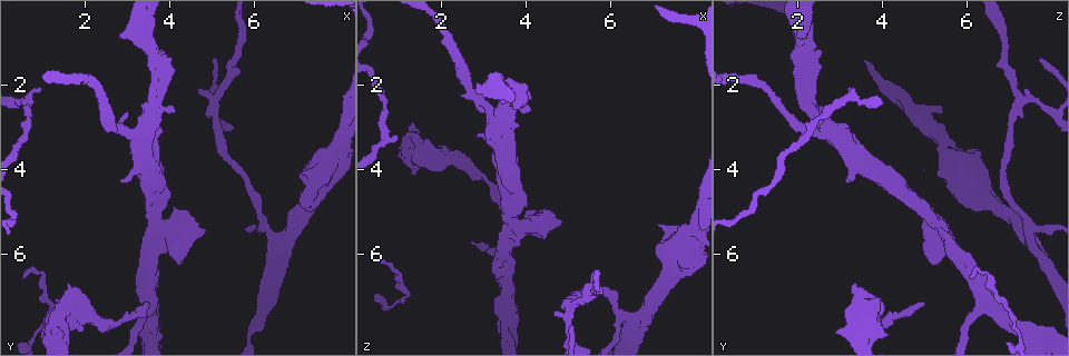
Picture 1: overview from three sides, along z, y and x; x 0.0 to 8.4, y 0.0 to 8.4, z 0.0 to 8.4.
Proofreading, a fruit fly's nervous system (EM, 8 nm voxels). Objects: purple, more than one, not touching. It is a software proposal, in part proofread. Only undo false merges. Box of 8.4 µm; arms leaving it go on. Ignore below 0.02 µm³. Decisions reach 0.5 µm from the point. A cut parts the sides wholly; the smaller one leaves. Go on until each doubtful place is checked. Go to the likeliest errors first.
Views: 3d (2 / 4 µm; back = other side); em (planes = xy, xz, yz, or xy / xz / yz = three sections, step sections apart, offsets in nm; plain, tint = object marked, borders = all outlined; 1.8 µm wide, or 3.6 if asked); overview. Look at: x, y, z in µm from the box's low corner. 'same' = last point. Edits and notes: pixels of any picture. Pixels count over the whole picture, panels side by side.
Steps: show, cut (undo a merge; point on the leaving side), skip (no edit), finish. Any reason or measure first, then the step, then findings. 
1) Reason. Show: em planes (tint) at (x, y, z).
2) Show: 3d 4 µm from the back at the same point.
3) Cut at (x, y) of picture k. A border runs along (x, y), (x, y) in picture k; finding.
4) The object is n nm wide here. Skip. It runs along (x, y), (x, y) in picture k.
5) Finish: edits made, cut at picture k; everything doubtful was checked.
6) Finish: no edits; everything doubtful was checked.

Abrupt turn. Show: 3d 4 µm from the back at (1.55, 7.35, 3.65).

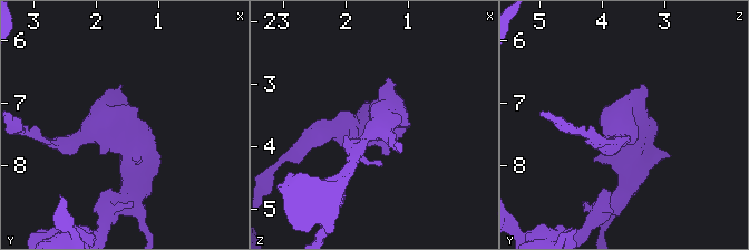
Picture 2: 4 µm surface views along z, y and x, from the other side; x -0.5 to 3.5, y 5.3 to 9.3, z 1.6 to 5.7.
Need the tissue. Show: em 3.6 µm xz step 4 (tint) at the same point.

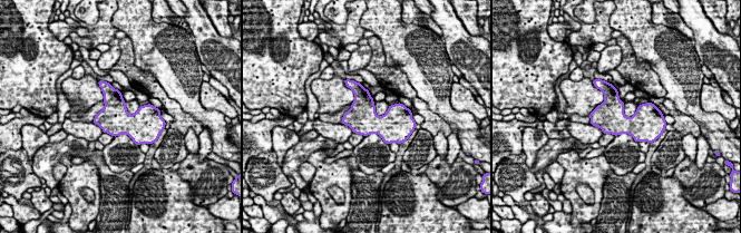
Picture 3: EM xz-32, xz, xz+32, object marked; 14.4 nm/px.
Another direction. Show: em 3.6 µm planes (tint) at the same point.

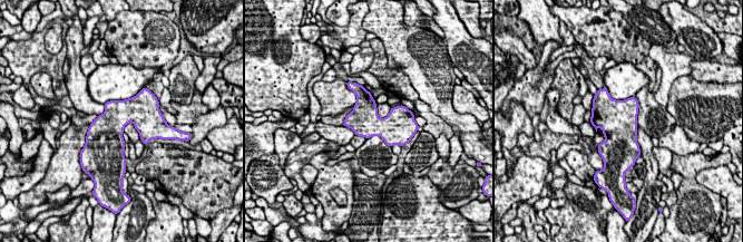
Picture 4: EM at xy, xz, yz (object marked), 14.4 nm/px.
Skip. Continuous, no second cell.

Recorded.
Branch point. Show: em xz step 16 (tint) at (3.60, 7.00, 6.45).

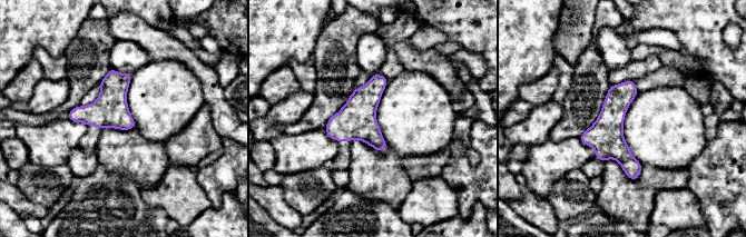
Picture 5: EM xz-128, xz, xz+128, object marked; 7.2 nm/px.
Show: em planes (tint) at the same point.

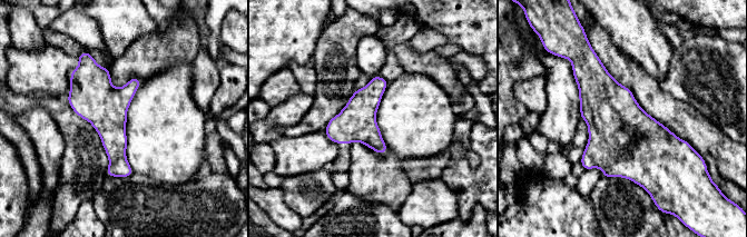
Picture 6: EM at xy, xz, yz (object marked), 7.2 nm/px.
The object is 280 nm wide here. Skip. It runs along (89, 61), (124, 175) in picture 6; all the same cell.

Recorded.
Four arms meet. Show: em planes (tint) at (6.80, 5.55, 7.40).

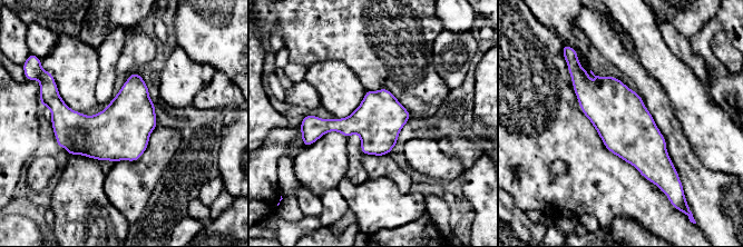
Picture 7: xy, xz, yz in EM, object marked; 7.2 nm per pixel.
Skip. Continuous, no second cell.

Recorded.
Arms part here. Show: 3d 4 µm at (3.60, 4.90, 4.90).

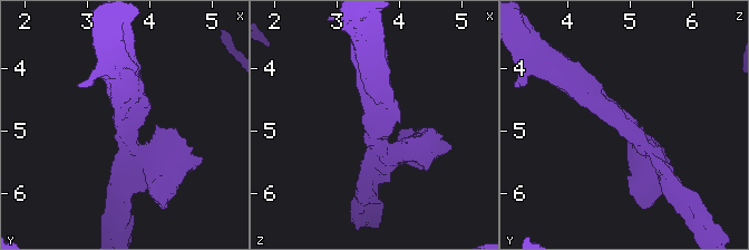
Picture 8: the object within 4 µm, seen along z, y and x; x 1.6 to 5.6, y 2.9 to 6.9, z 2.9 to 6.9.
Now the EM. Show: em planes (plain) at (3.55, 4.90, 4.90).

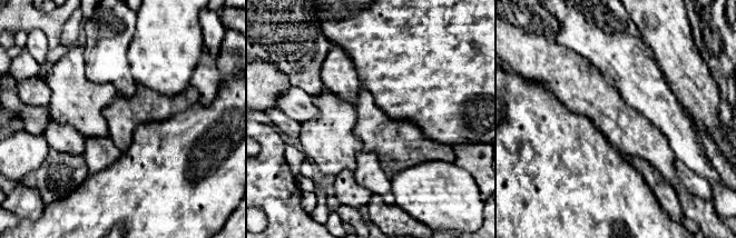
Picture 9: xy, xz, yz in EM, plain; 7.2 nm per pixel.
With the object marked. Show: em planes (tint) at the same point.

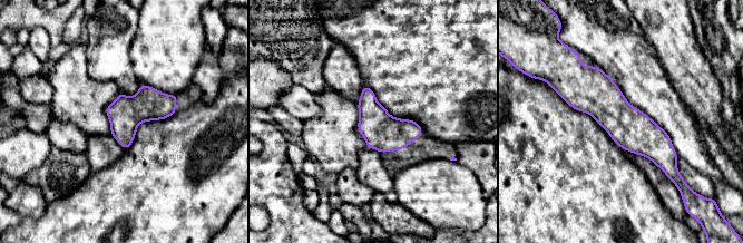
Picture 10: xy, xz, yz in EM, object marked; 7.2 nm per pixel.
The object is 260 nm wide here. Skip. It runs along (566, 85), (592, 90), (674, 162) in picture 10; all the same cell.

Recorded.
Show: em planes (tint) at (2.55, 7.65, 3.85).

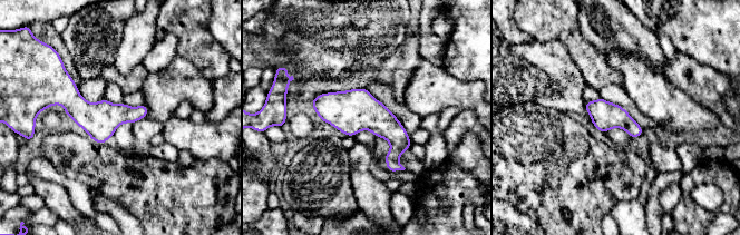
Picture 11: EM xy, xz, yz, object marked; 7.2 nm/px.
Skip. All the same cell.

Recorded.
Finish: no edits; everything doubtful was checked.

